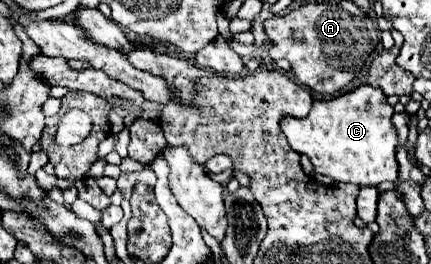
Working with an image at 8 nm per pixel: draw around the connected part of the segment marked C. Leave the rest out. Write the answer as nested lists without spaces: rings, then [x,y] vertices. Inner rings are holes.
[[[359,85],[357,89],[327,99],[327,101],[313,101],[313,107],[307,117],[291,117],[285,115],[281,119],[281,131],[287,137],[287,143],[297,153],[305,153],[315,171],[323,173],[339,183],[355,183],[359,187],[363,185],[377,185],[381,181],[395,181],[397,179],[397,159],[395,159],[395,147],[397,147],[397,131],[391,121],[393,107],[387,103],[387,97],[381,89],[375,89],[371,85]]]

